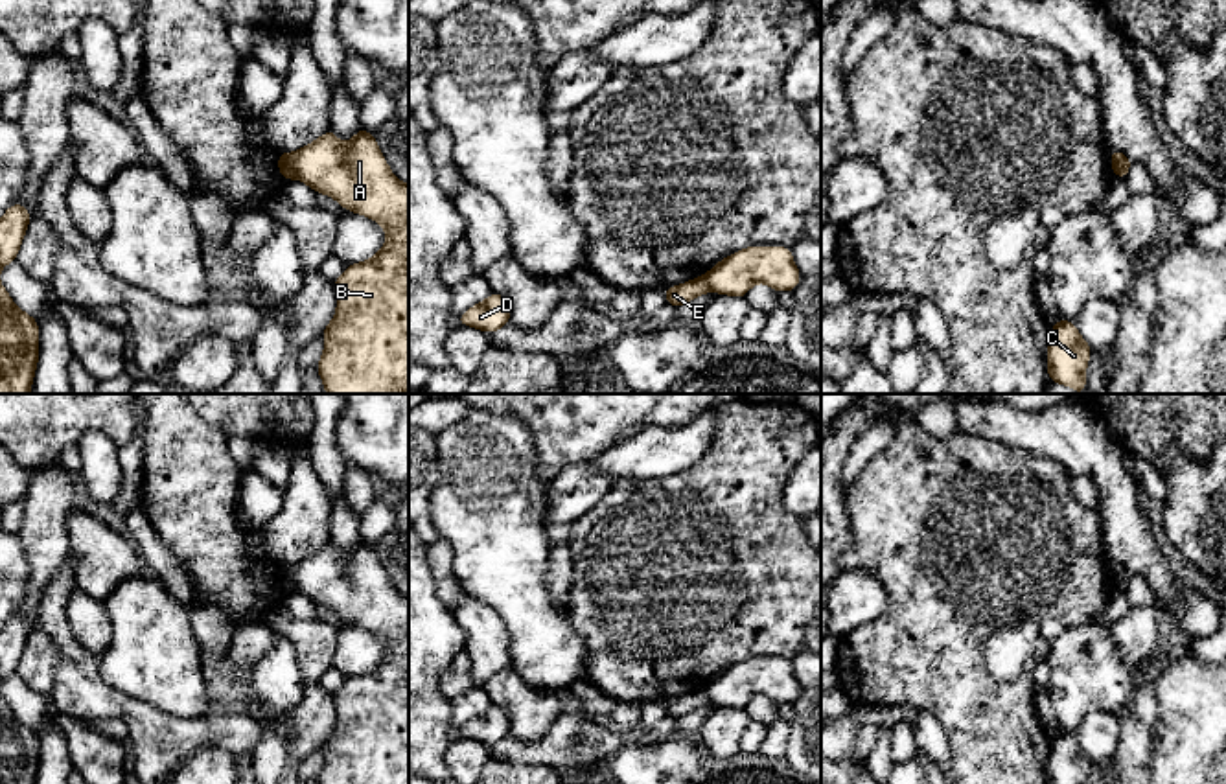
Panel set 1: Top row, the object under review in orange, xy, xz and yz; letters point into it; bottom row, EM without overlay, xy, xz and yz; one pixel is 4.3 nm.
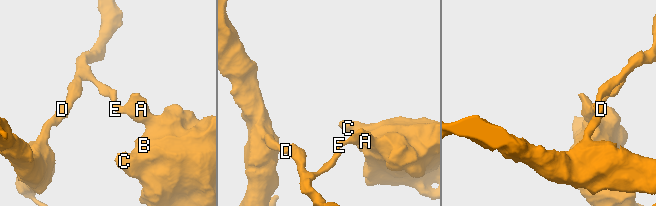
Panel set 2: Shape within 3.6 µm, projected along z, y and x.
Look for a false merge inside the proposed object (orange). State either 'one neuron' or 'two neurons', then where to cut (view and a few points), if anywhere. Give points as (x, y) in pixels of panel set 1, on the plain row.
two neurons | xy (291, 567), (297, 589)

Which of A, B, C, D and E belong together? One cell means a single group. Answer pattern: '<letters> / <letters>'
A B C / D E

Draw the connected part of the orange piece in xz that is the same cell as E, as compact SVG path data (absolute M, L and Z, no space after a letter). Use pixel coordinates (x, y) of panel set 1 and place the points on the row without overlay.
M700 688L681 698L672 698L672 699L663 699L663 701L666 707L666 716L672 720L679 720L690 714L692 710L709 705L711 698L705 688Z

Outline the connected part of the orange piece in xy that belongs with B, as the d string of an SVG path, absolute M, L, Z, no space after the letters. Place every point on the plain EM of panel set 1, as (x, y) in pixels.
M330 539L318 552L296 561L293 569L296 591L333 609L344 622L377 633L387 644L387 653L374 670L348 677L333 694L337 725L322 744L326 758L317 784L409 784L409 596L394 589L374 547L363 539L348 556L341 556Z

